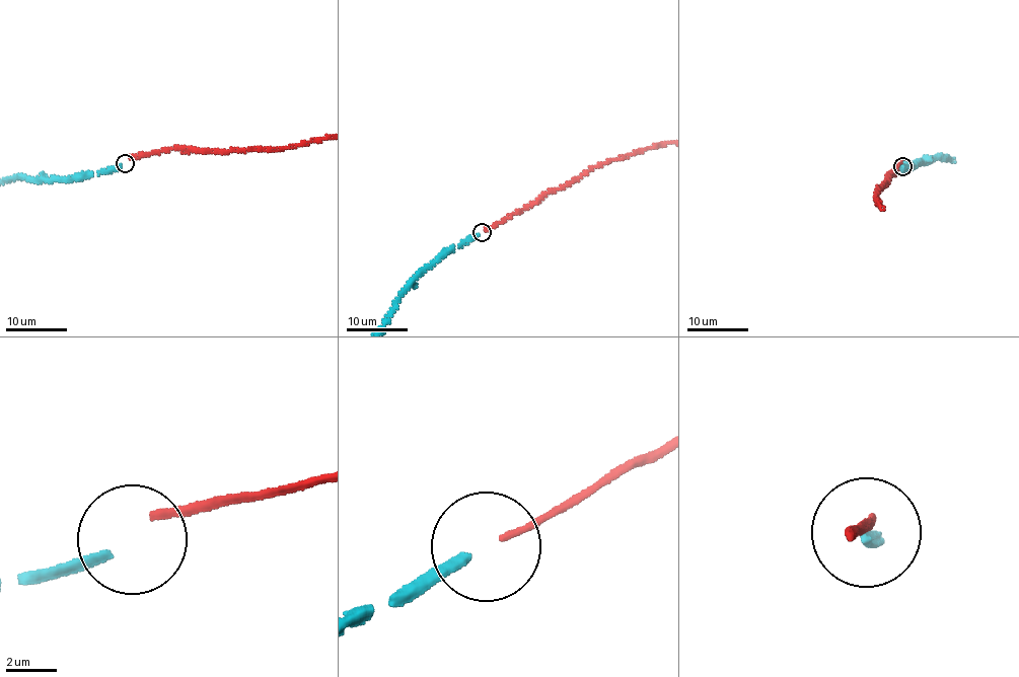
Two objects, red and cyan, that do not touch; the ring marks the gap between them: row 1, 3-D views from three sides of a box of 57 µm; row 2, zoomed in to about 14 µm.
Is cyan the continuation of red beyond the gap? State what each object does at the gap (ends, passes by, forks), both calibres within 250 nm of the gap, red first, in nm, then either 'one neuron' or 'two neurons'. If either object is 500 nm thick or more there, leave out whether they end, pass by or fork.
red ends | cyan ends | 300/360 nm | two neurons

